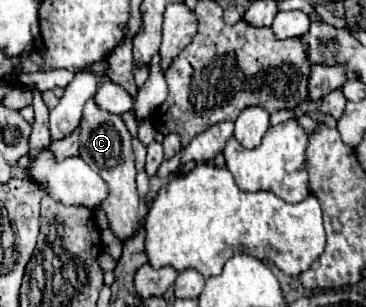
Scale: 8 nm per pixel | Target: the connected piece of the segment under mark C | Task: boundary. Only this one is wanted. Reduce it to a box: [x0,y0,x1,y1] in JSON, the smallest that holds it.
[79,100,141,242]

